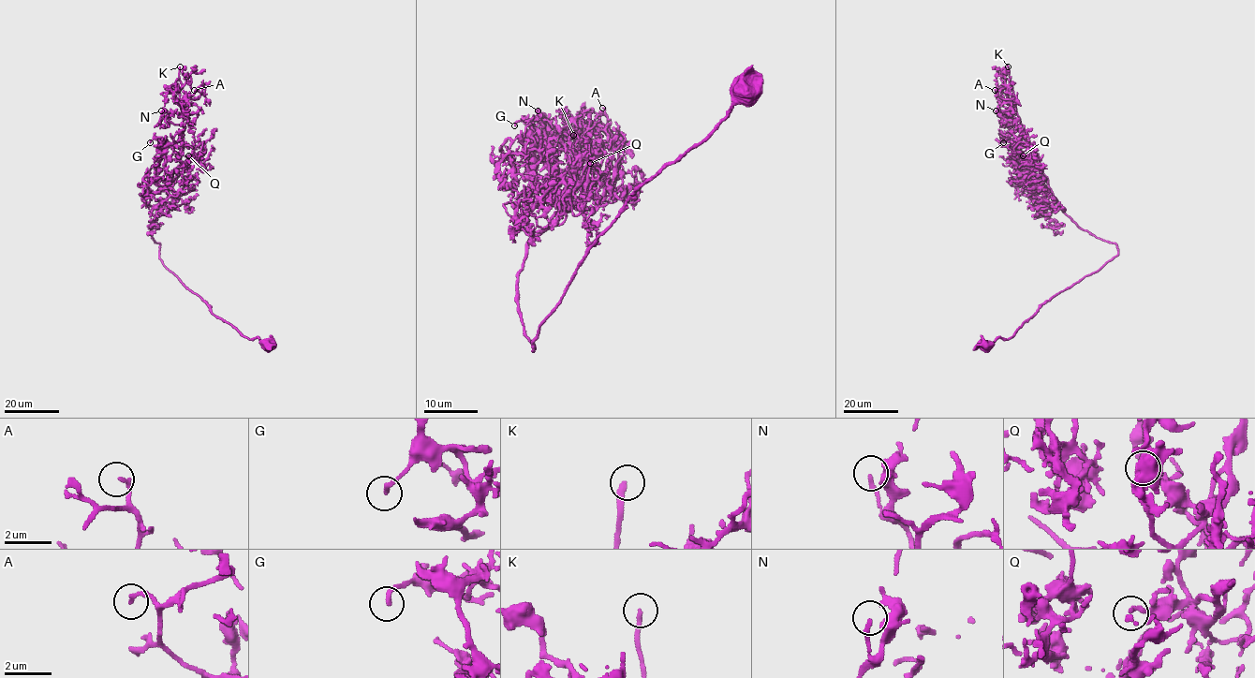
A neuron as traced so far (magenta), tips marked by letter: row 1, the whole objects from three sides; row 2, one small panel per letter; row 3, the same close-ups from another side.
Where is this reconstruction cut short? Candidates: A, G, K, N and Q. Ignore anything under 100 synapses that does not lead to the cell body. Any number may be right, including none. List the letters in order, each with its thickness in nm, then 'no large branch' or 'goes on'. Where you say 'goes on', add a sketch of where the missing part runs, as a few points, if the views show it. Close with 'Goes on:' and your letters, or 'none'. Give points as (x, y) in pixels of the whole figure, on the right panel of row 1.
A: 130 nm thick; no large branch
G: 200 nm thick; no large branch
K: 220 nm thick; goes on; missing branch runs (1008, 66), (1012, 49), (1008, 32), (999, 19), (1005, 18)
N: 190 nm thick; no large branch
Q: 190 nm thick; no large branch
Goes on: K

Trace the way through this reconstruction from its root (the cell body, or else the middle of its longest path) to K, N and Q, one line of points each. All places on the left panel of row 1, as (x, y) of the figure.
K: (268, 346), (216, 317), (162, 262), (160, 244), (152, 238), (155, 213), (180, 164), (180, 66)
N: (268, 346), (216, 317), (159, 257), (151, 227), (180, 164), (184, 130), (167, 118), (160, 123), (161, 110)
Q: (268, 346), (216, 317), (159, 257), (151, 227), (173, 171), (194, 155), (188, 155)

